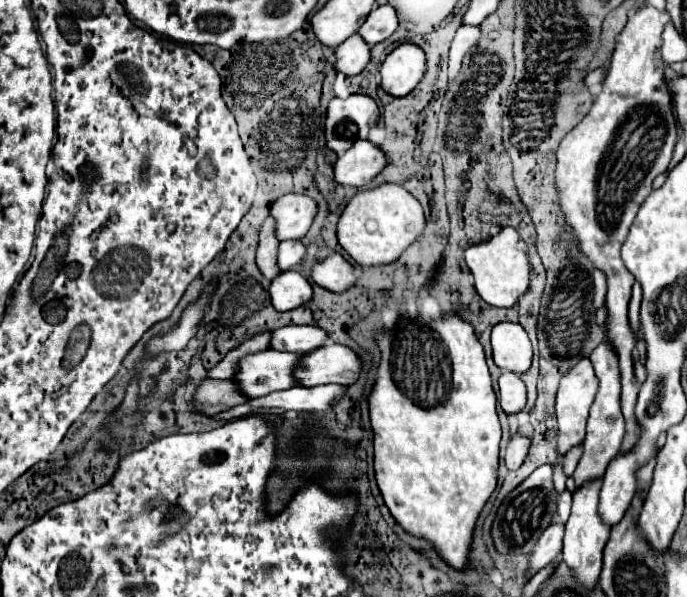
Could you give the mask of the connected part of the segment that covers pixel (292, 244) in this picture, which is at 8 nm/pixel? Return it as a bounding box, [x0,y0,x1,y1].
[279,240,307,272]

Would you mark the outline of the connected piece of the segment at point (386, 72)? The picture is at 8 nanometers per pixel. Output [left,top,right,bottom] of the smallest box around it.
[381,42,427,96]

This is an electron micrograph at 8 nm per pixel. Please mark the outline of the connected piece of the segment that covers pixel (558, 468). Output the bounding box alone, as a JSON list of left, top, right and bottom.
[555,456,567,494]

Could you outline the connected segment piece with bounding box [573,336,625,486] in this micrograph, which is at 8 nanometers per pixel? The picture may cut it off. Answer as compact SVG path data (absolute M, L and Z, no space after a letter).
M605 336L603 342L591 352L589 360L593 362L595 374L599 378L599 392L597 398L591 406L589 412L589 420L587 420L587 436L583 442L583 458L577 464L575 470L575 482L577 486L581 486L583 482L589 482L597 476L603 476L607 464L619 454L623 436L625 436L625 420L621 414L621 406L619 406L619 398L621 398L621 374L619 374L619 366L617 366L617 352L613 346L609 346L609 338Z

